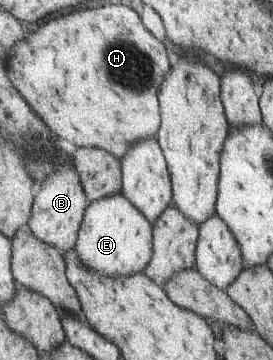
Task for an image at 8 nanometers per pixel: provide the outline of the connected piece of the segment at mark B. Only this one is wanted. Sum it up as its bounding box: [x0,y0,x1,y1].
[27,162,88,253]

